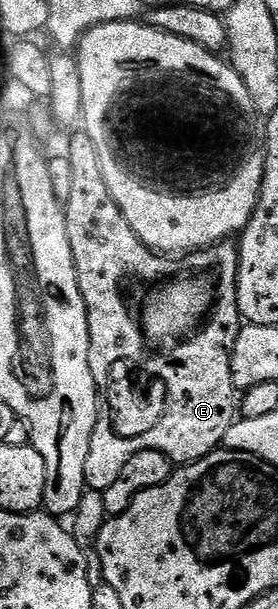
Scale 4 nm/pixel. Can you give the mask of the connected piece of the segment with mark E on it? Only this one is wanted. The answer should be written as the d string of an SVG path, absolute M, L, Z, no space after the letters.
M85 132L78 133L72 136L71 143L67 146L67 170L71 173L71 179L67 182L67 198L65 194L65 224L69 232L69 248L73 248L73 268L77 268L77 288L81 288L81 300L85 300L85 316L89 324L89 368L93 372L93 380L95 384L105 384L103 378L111 374L107 372L109 364L123 358L123 354L125 356L137 354L141 346L141 352L145 352L141 356L151 358L153 368L157 368L159 374L165 374L169 384L169 408L165 420L151 434L141 436L137 440L123 440L127 434L121 434L117 430L115 408L109 394L99 394L106 428L105 430L96 428L91 437L89 456L85 459L85 487L102 492L117 481L121 468L125 468L125 464L129 464L129 460L137 456L137 452L156 450L164 454L173 464L186 464L212 454L223 446L225 432L229 432L231 425L237 421L237 391L233 384L231 353L233 344L237 344L237 336L243 330L245 319L237 304L239 247L234 241L224 240L213 250L215 274L219 277L219 282L217 281L215 286L215 300L205 319L205 325L194 331L186 340L172 345L170 347L172 350L164 358L153 356L140 319L136 315L134 318L130 308L127 307L127 298L123 295L123 278L129 277L130 274L137 274L141 278L155 278L158 274L166 272L168 259L145 245L137 236L137 232L129 228L129 220L125 220L117 200L111 194L109 184L101 172L101 164L97 164L97 148L93 148L93 140L89 140Z

